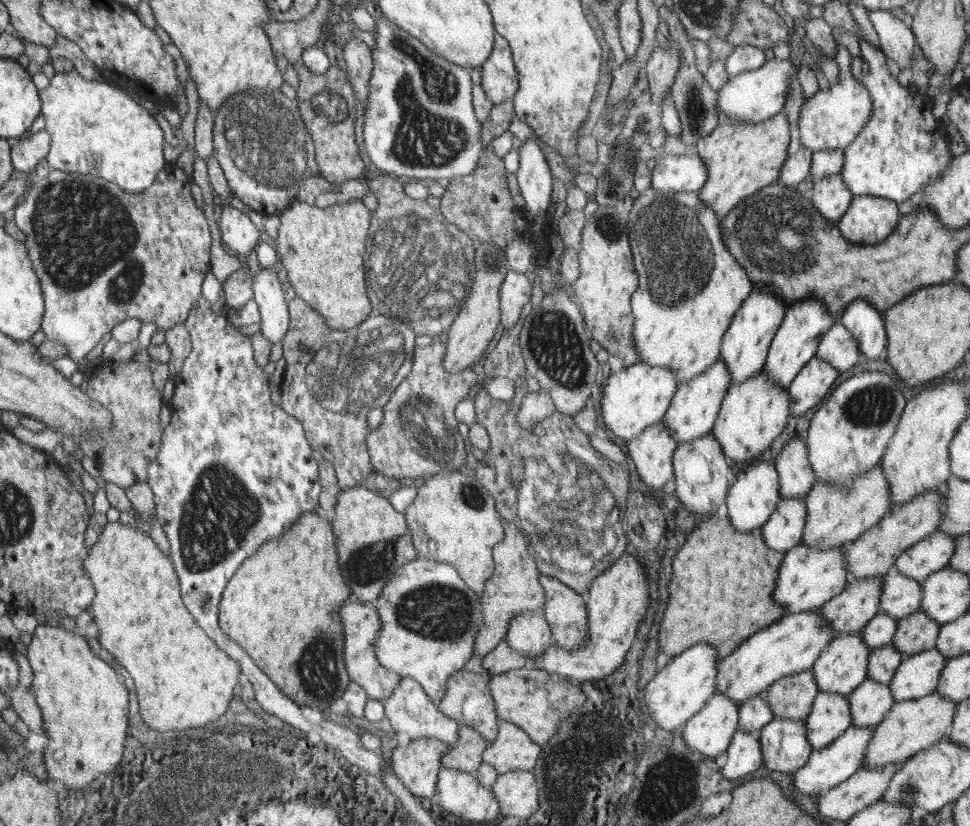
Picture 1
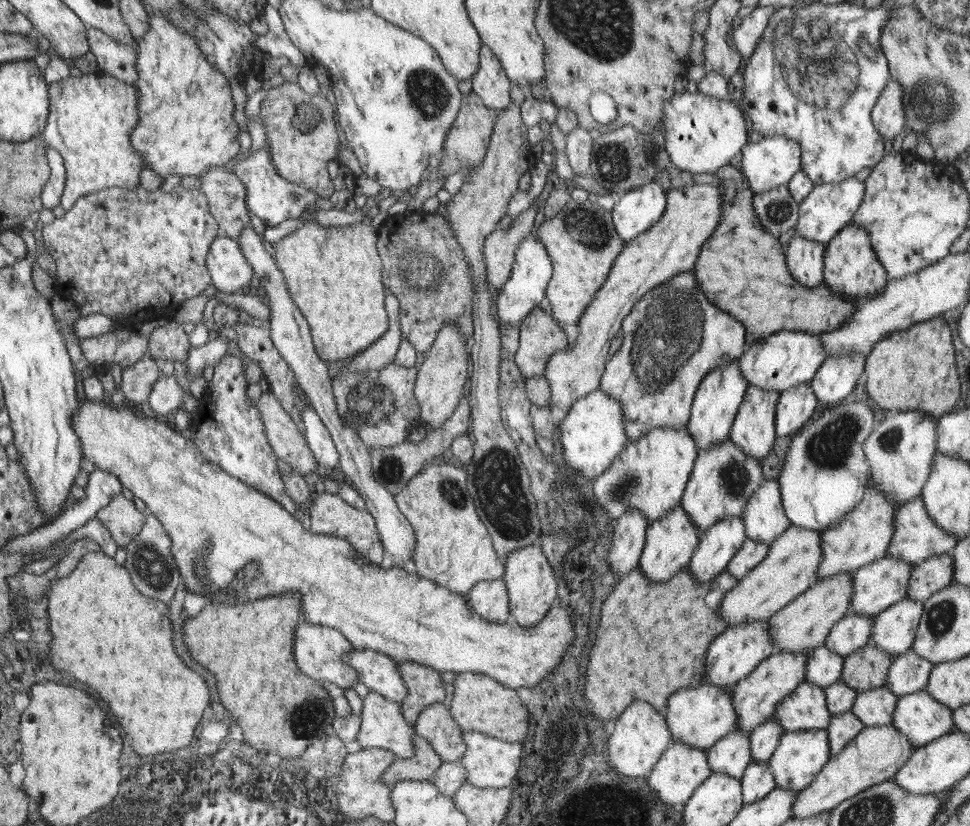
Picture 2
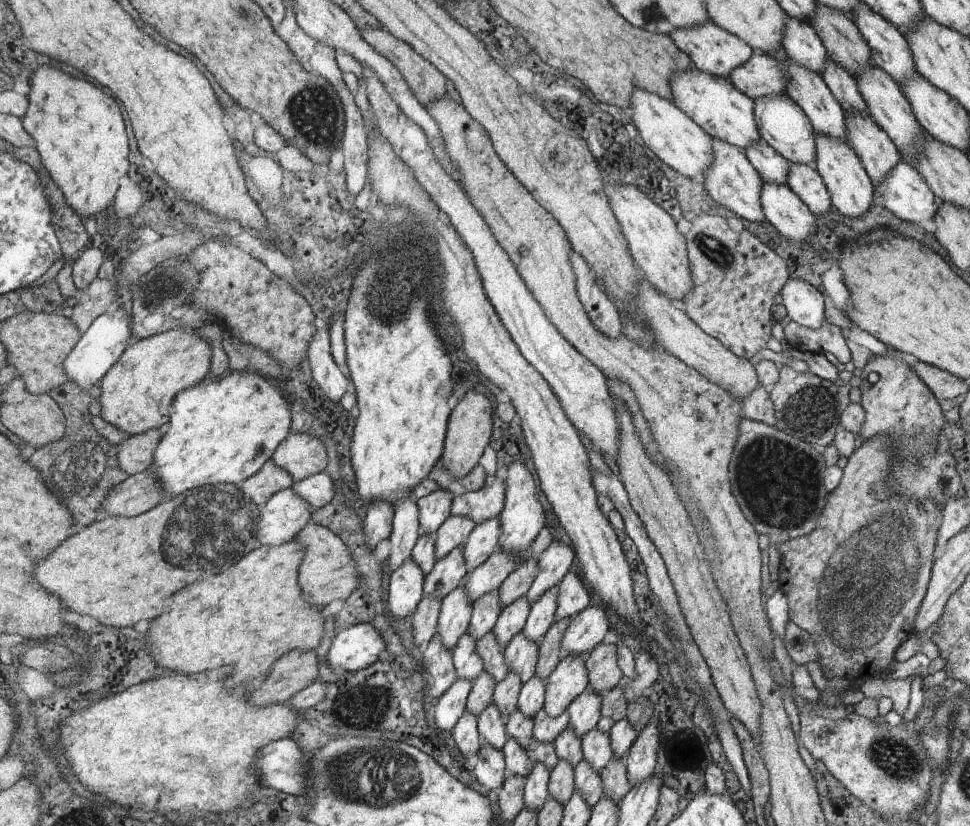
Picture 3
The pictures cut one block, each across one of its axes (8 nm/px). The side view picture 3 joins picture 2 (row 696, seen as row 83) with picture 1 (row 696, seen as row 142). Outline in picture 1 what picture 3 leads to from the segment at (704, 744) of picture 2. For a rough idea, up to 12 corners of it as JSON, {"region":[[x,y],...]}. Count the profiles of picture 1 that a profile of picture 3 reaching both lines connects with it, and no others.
{"region":[[818,609],[786,613],[719,661],[740,706],[802,671],[834,637]]}

